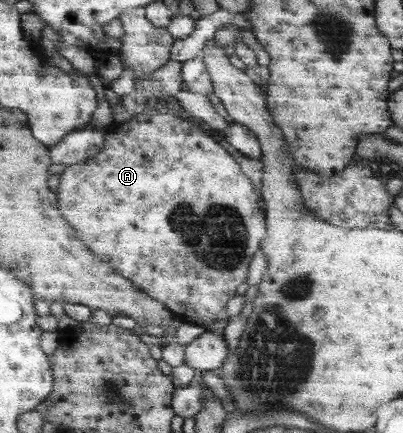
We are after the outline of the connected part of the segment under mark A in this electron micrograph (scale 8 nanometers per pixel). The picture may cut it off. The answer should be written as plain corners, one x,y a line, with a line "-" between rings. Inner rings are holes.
158,112
154,115
151,113
143,113
134,116
131,121
119,124
118,122
113,122
113,128
110,134
108,135
108,141
106,142
106,149
102,151
99,155
93,156
90,160
87,160
85,163
79,163
74,166
68,166
61,175
61,184
59,187
60,195
60,204
65,214
65,217
72,223
73,227
77,227
83,239
86,241
86,244
101,258
103,261
109,262
115,269
124,274
125,277
128,277
133,283
139,287
141,290
145,291
150,297
156,298
157,301
161,301
165,306
169,307
177,315
182,318
188,324
194,324
197,326
203,326
208,329
209,326
212,327
217,321
227,319
228,324
230,323
231,318
227,316
227,305
229,301
234,297
237,297
237,289
243,285
248,280
249,277
249,268
255,259
259,250
262,249
263,243
269,237
269,224
268,224
268,212
267,209
262,208
262,195
256,186
256,183
249,177
248,173
245,173
243,166
240,161
237,161
237,158
215,137
213,137
209,132
206,132
201,126
195,124
195,122
188,120
187,118
180,116
177,113
173,112

